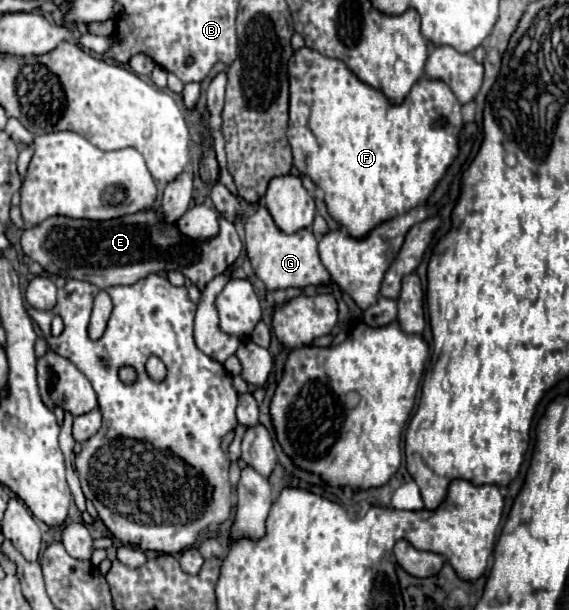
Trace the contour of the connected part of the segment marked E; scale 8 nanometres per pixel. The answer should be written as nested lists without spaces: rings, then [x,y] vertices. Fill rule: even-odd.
[[[152,209],[108,221],[54,215],[36,227],[26,227],[20,245],[22,251],[48,273],[66,279],[82,279],[100,289],[110,285],[132,285],[152,273],[168,273],[172,267],[182,271],[198,289],[204,289],[204,285],[232,265],[242,251],[240,235],[226,219],[220,219],[220,233],[216,237],[196,241],[180,235],[176,225],[166,223],[164,217]]]

